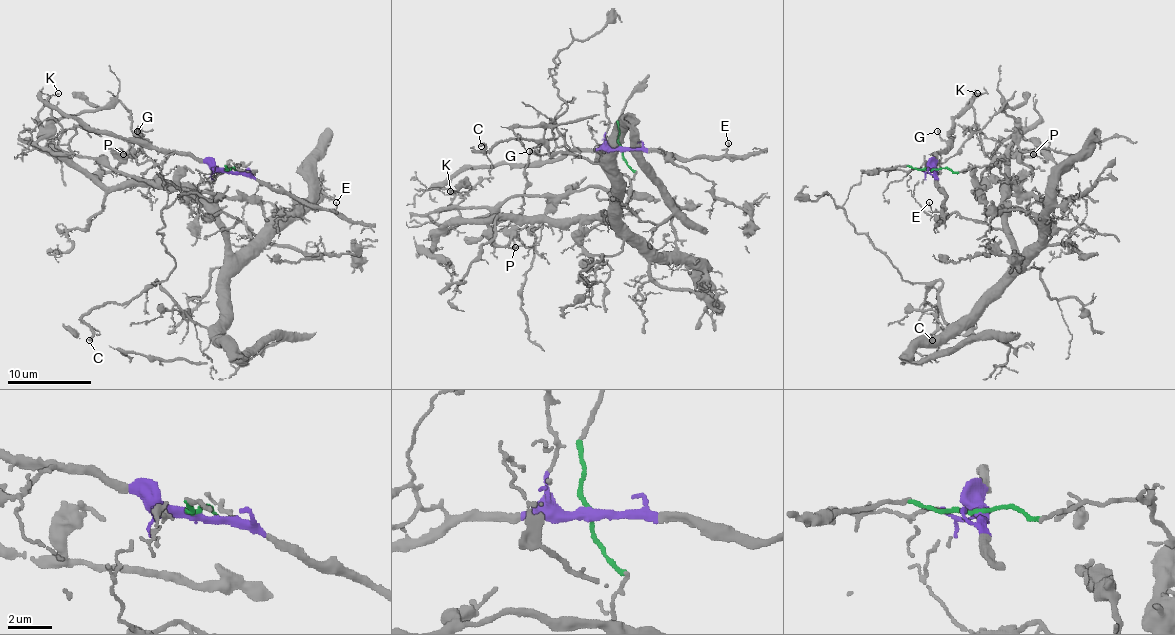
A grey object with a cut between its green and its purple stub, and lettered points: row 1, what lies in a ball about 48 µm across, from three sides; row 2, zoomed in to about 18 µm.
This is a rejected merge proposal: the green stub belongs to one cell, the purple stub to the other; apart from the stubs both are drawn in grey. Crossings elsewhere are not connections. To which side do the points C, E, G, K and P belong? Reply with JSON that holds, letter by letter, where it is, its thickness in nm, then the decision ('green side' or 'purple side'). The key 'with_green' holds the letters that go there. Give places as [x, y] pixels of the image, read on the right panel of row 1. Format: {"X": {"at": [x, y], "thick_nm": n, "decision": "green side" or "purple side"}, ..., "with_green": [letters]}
{"C": {"at": [932, 340], "thick_nm": 220, "decision": "green side"}, "E": {"at": [929, 202], "thick_nm": 110, "decision": "purple side"}, "G": {"at": [937, 131], "thick_nm": 120, "decision": "purple side"}, "K": {"at": [977, 93], "thick_nm": 110, "decision": "purple side"}, "P": {"at": [1033, 154], "thick_nm": 180, "decision": "green side"}, "with_green": ["C", "P"]}

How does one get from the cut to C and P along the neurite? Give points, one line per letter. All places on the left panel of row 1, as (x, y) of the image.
C: (229, 170), (242, 170), (193, 193), (225, 242), (225, 313), (200, 326), (156, 280), (90, 309), (88, 341)
P: (229, 170), (242, 170), (235, 164), (187, 189), (105, 187), (97, 179), (113, 170), (122, 149), (124, 153)

